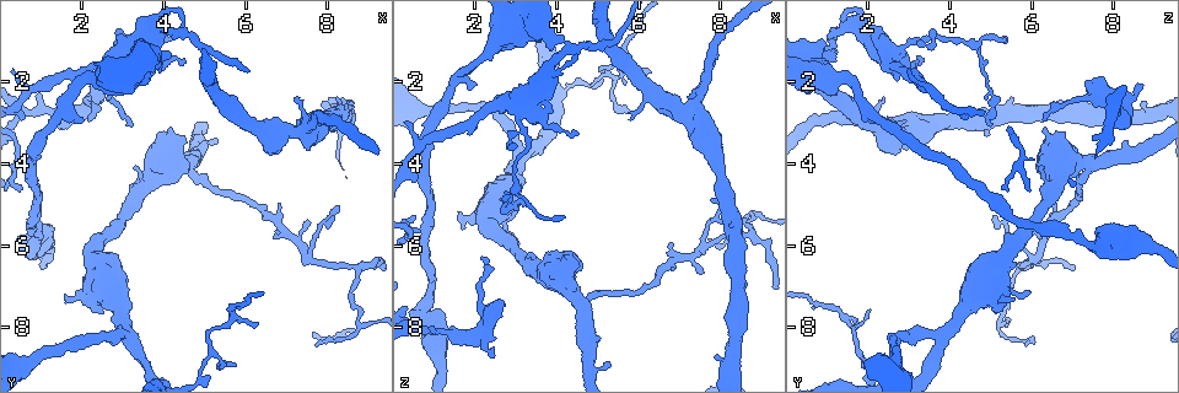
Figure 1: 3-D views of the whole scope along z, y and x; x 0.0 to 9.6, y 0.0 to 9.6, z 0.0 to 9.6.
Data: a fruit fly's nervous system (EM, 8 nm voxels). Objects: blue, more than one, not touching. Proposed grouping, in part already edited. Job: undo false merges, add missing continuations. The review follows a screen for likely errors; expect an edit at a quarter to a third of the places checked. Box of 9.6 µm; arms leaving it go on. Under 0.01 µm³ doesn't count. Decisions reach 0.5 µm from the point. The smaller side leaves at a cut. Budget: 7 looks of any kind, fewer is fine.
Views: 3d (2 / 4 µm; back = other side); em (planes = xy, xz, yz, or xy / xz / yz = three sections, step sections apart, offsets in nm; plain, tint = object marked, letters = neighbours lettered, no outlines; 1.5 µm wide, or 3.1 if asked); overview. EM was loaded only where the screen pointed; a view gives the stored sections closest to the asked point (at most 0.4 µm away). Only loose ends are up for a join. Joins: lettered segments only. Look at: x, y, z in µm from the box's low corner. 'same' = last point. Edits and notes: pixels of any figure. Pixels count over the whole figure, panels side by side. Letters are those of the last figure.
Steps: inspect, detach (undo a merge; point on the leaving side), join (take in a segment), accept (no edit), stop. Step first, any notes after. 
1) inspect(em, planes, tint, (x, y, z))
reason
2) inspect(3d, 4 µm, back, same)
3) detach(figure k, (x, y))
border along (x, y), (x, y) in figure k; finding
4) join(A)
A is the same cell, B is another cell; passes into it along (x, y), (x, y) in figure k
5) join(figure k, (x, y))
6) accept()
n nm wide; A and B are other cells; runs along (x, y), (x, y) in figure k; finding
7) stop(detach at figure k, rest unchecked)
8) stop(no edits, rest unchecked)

inspect(em, planes, letters, (3.25, 3.05, 4.95))
free end

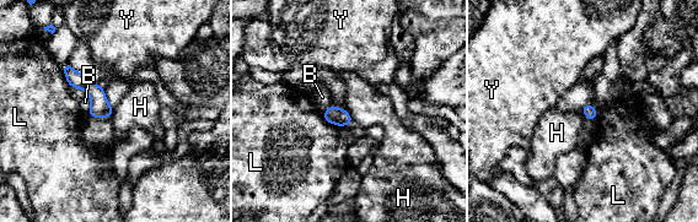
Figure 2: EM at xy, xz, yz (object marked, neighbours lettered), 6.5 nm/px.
accept()
B, H, L and Y are other cells; runs along (66, 68), (97, 96), (106, 114) in figure 2; no lettered segment goes on from it

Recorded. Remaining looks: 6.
inspect(em, planes, letters, (0.75, 6.00, 7.75))
calibre changes

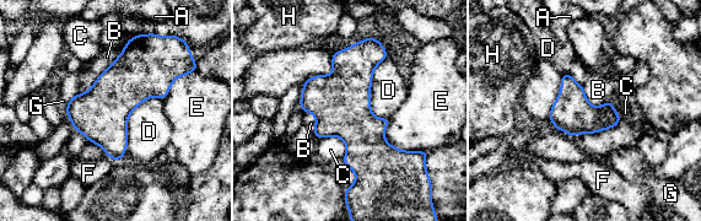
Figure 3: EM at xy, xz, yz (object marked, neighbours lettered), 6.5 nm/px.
accept()
D touches over 500 nm; A, B, C, D, E, F, G and H are other cells; border along (163, 98), (130, 113), (118, 160) in figure 3; continuous, no second neuron

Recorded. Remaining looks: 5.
inspect(em, 3.1 µm, planes, plain, (2.95, 1.05, 4.60))
sharp bend

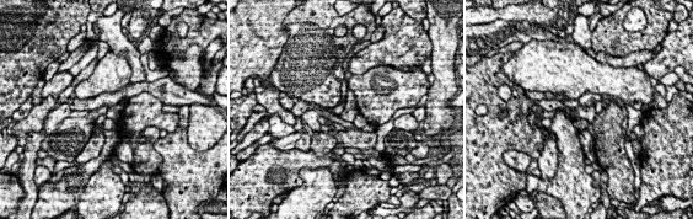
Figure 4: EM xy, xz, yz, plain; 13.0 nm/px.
inspect(em, 3.1 µm, planes, letters, same)

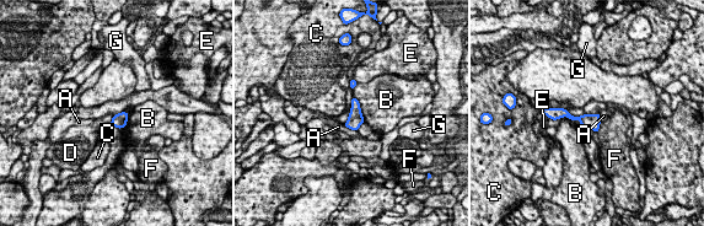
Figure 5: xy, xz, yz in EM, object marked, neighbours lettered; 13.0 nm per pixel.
accept()
A, B, C, D, E, F and G are other cells; runs along (553, 111), (591, 120), (596, 125) in figure 5; all the same neuron

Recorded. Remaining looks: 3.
stop(no edits, rest unchecked)

